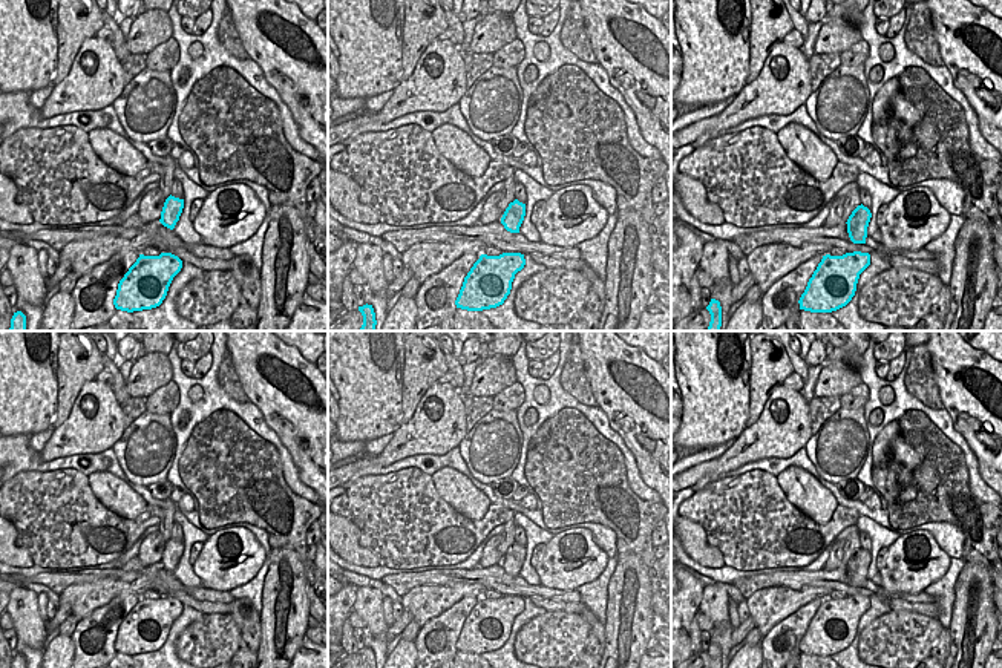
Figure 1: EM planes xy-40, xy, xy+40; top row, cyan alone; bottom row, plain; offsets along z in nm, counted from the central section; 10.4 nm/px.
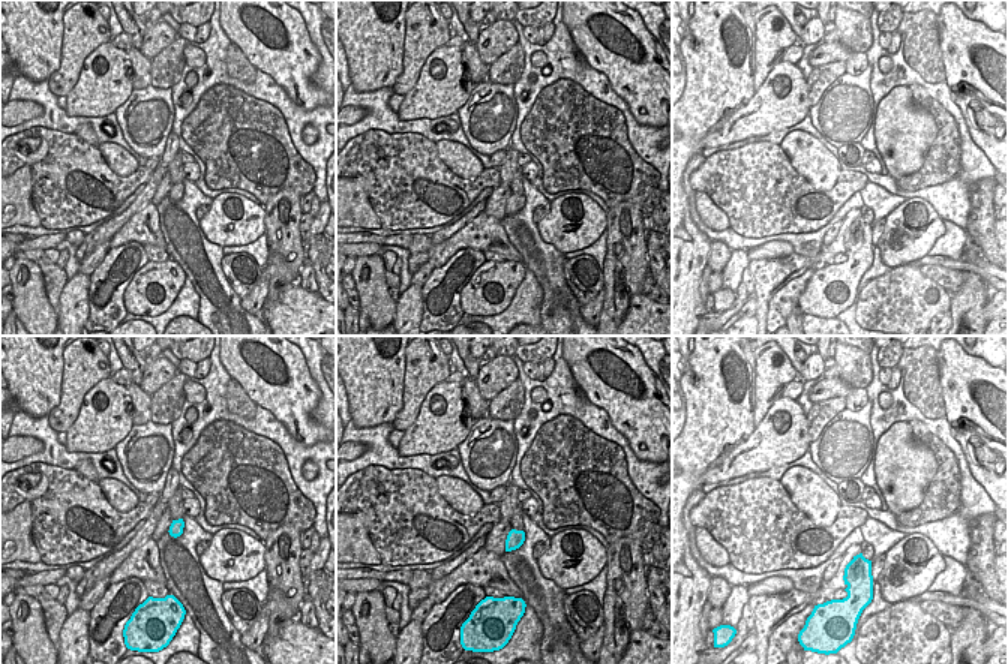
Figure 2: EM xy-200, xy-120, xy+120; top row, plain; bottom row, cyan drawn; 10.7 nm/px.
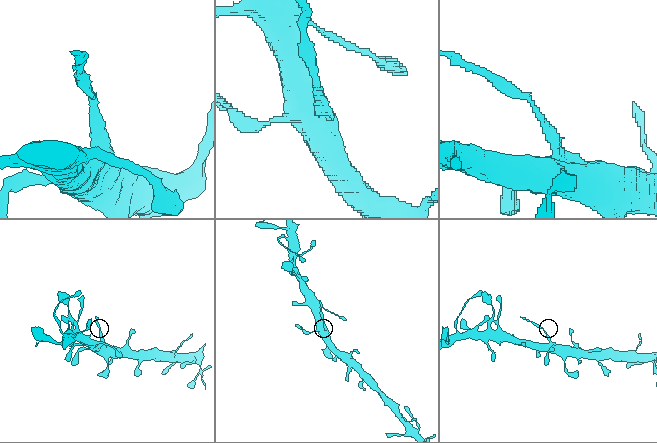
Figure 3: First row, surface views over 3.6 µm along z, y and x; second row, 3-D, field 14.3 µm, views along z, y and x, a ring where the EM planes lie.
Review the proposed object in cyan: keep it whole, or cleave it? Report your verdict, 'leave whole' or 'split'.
split

